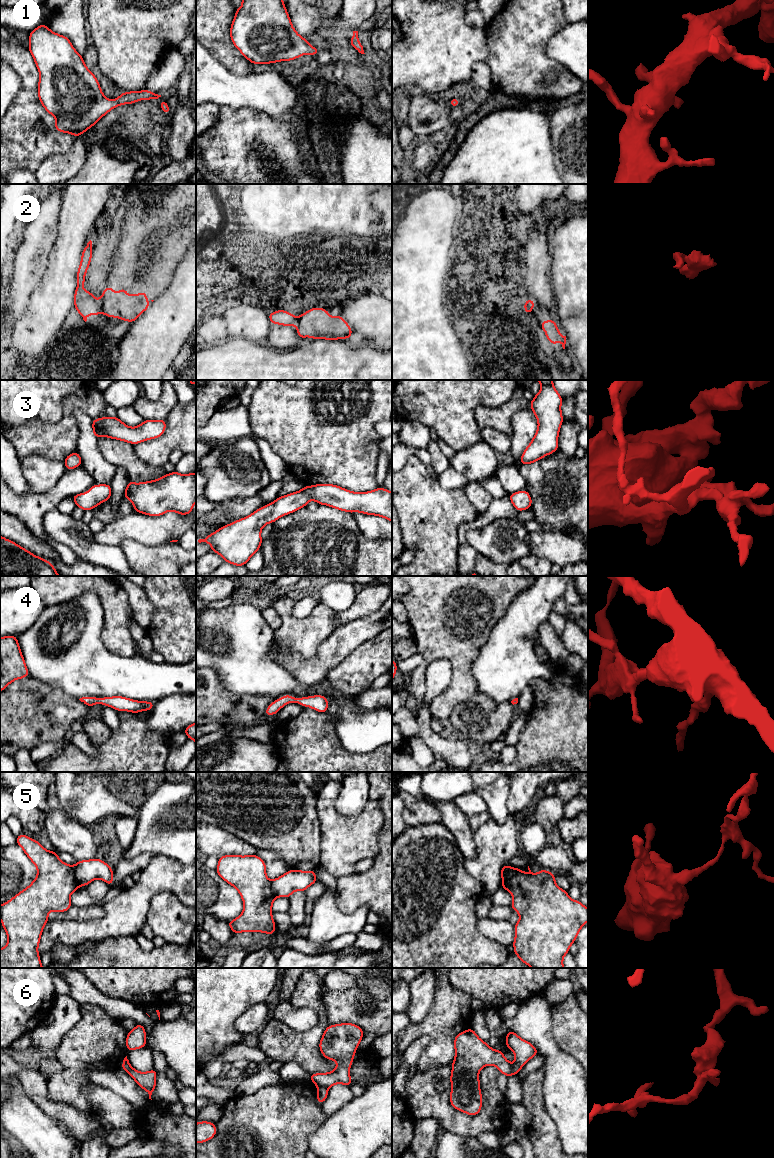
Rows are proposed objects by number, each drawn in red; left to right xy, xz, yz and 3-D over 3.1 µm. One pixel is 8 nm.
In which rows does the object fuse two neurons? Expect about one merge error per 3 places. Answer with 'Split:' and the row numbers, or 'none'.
Split: 2, 5, 6

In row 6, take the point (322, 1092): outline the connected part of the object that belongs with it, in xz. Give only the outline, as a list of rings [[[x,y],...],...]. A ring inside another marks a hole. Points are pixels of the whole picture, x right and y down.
[[[325,1087],[317,1088],[317,1102],[322,1105],[328,1096],[328,1089]]]

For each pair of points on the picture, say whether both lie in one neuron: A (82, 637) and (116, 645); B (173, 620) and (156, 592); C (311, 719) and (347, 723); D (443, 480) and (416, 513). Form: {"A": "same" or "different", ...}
{"A": "different", "B": "same", "C": "different", "D": "different"}

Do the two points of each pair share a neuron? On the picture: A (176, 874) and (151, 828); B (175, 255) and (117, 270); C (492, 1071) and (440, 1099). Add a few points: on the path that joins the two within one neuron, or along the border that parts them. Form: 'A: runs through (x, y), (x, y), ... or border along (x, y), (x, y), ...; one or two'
A: border along (153, 855), (165, 855), (185, 864); two
B: runs through (161, 258), (148, 269), (135, 268), (131, 270); one
C: runs through (489, 1093), (489, 1108), (477, 1120), (458, 1120); one

